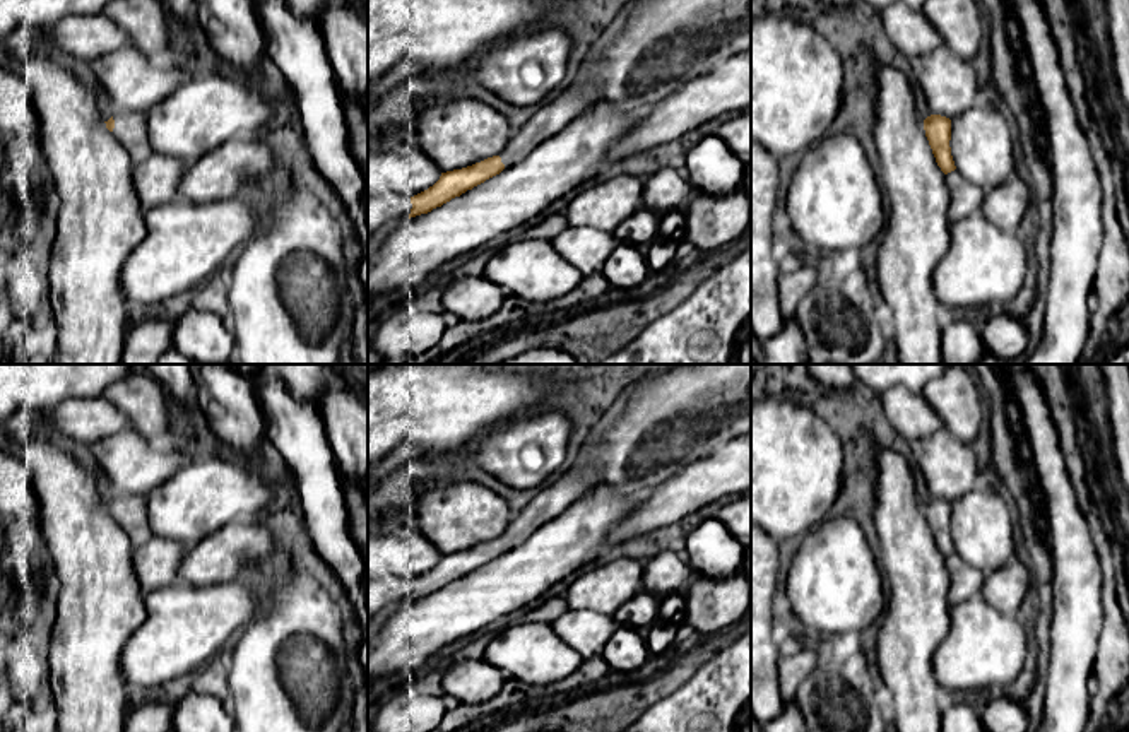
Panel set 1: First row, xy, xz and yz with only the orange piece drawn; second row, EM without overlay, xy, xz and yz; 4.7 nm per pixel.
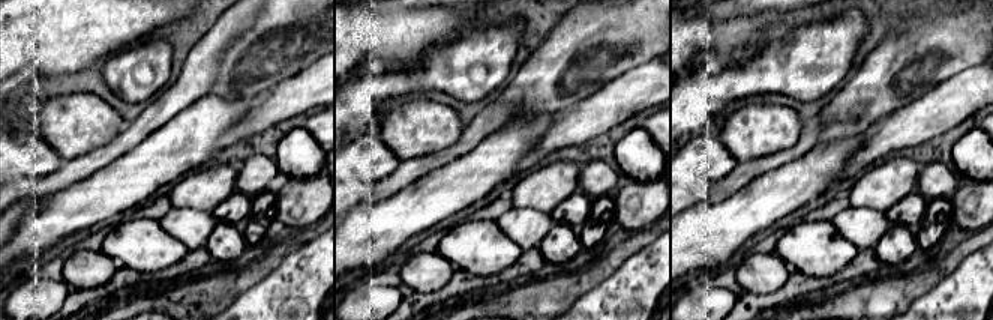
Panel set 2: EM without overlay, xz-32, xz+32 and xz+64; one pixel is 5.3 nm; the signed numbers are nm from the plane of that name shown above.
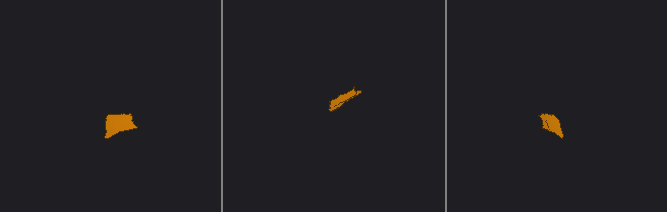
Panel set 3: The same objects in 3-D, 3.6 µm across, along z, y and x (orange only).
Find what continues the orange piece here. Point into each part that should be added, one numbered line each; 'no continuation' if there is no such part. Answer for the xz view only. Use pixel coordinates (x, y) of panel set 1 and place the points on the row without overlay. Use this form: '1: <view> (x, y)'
1: xz (551, 501)
2: xz (387, 592)

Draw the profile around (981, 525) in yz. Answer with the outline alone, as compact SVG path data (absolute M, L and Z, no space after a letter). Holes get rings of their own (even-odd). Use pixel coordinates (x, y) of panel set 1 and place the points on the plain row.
M980 484L951 503L949 530L956 554L984 575L1016 558L1011 513L992 486Z

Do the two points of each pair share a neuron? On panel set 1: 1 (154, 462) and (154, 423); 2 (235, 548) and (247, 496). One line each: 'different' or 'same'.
1: different
2: different

